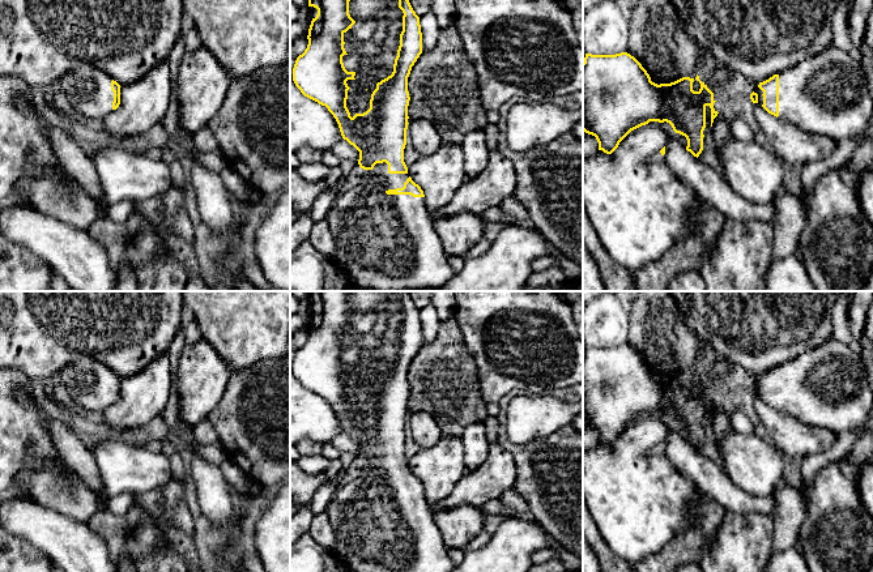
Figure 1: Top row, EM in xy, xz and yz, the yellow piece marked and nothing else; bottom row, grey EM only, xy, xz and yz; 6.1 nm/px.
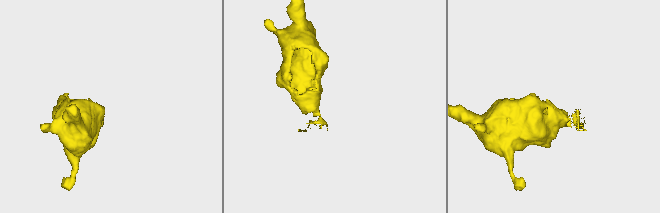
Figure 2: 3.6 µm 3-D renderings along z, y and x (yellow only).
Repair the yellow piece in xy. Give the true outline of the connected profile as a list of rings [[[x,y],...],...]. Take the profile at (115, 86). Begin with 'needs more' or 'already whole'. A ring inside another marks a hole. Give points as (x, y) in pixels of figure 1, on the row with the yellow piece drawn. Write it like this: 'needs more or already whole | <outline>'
needs more | [[[95,67],[73,68],[63,73],[58,82],[72,112],[85,121],[103,119],[120,104],[120,85]]]

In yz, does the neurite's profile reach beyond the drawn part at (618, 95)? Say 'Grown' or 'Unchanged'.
Unchanged

